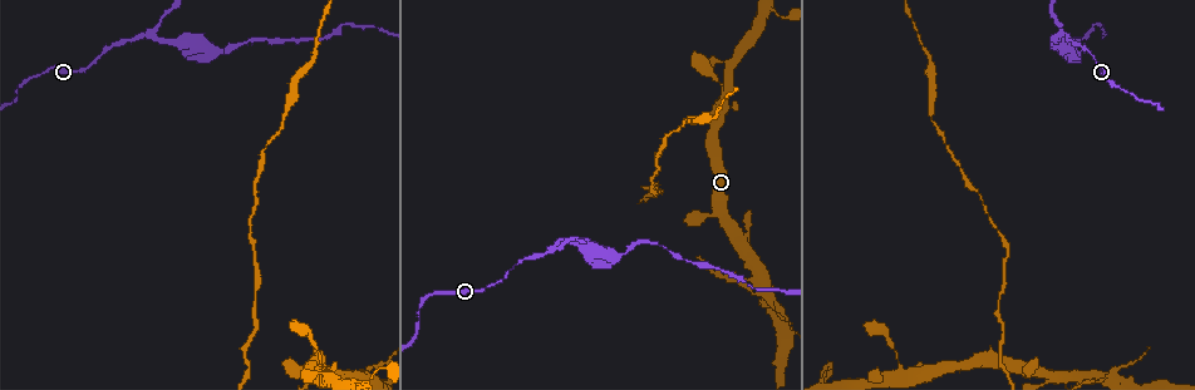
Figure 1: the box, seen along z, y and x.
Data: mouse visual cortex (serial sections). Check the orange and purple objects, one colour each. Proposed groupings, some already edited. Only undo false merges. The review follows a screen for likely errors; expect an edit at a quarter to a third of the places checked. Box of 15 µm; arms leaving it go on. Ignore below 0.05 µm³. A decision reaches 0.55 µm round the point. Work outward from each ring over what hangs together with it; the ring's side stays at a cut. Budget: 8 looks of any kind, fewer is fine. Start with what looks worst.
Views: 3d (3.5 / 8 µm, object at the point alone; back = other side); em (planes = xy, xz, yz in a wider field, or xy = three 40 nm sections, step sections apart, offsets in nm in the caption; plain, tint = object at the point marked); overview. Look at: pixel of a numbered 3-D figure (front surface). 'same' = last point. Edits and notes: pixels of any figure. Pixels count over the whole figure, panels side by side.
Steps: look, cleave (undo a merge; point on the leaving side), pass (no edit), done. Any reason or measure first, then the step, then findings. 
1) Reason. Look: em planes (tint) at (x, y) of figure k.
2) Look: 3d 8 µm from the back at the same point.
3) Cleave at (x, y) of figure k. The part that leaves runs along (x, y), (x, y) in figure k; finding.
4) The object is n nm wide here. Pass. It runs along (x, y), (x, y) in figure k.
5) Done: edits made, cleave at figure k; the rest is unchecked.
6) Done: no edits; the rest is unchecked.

Three arms meet. Look: 3d 3.5 µm at (150, 36) of figure 1.

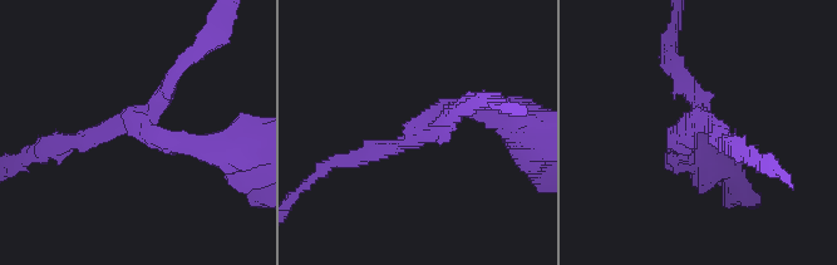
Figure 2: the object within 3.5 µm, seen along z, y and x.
3 arms meet here; the arms are 200, 200, 250 nm wide; now the EM. Look: em xy step 1 (plain) at (698, 121) of figure 2.

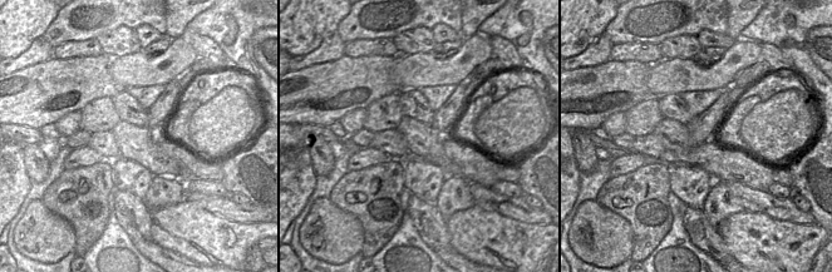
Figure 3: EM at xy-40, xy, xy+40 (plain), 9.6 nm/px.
With the object marked. Look: em xy step 1 (tint) at the same point.

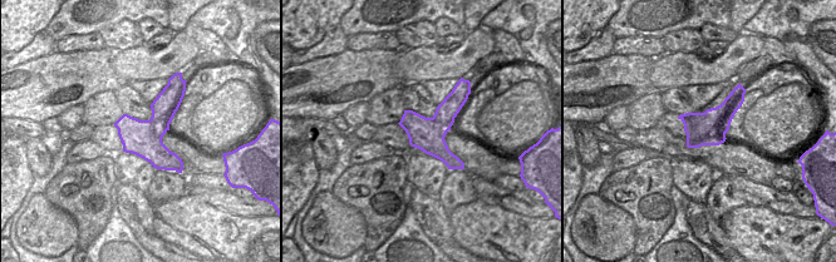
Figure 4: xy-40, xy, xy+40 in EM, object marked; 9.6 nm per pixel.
The object is 320 nm wide here. Cleave at (186, 148) of figure 2. The part that leaves runs along (143, 126), (175, 145), (255, 153) in figure 2; two cells meet here.

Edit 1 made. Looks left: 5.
Narrows sharply. Look: 3d 3.5 µm at (723, 62) of figure 1.

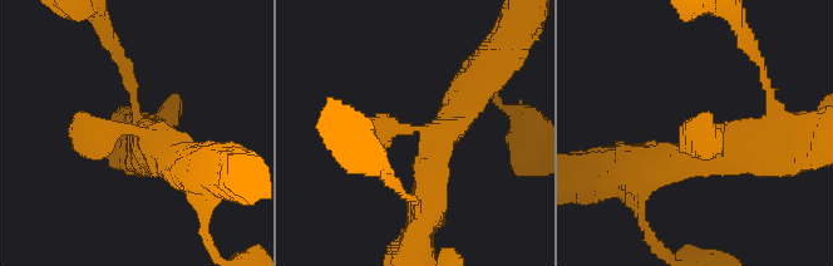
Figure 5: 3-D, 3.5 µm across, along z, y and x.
Now the EM. Look: em xy step 2 (tint) at (413, 131) of figure 5.

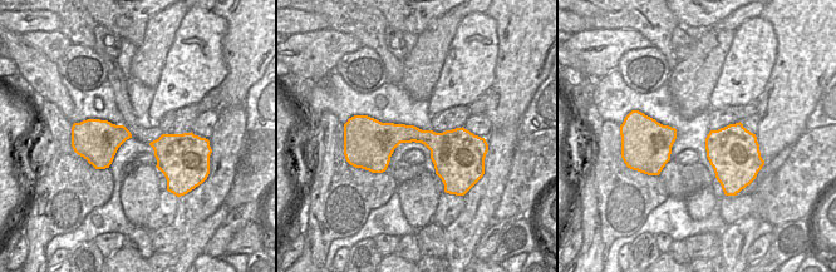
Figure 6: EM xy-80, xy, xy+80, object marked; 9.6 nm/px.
The object is 240 nm wide here. Pass. It runs along (427, 188), (438, 137), (384, 127), (353, 156) in figure 5; all the same cell.

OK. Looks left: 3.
Arms part here. Look: 3d 3.5 µm at (1114, 372) of figure 1.

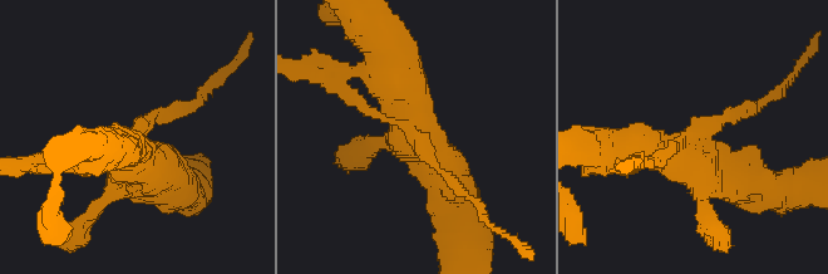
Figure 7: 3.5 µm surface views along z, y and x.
Shape alone is not enough. Look: em xy step 5 (tint) at (414, 134) of figure 7.

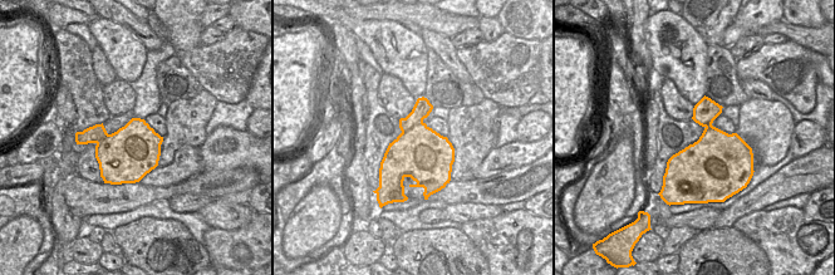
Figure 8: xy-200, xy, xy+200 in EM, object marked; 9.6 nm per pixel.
The object is 500 nm wide here. Cleave at (318, 77) of figure 7. A second cell is stuck on.

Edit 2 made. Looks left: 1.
Done: edits made, cleave at figure 2, cleave at figure 7; the rest is unchecked.

